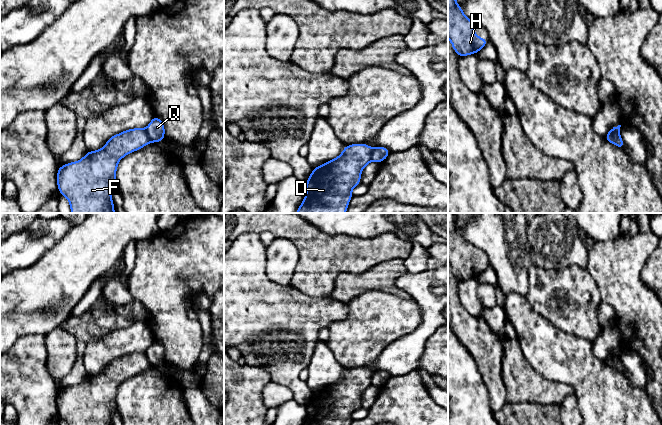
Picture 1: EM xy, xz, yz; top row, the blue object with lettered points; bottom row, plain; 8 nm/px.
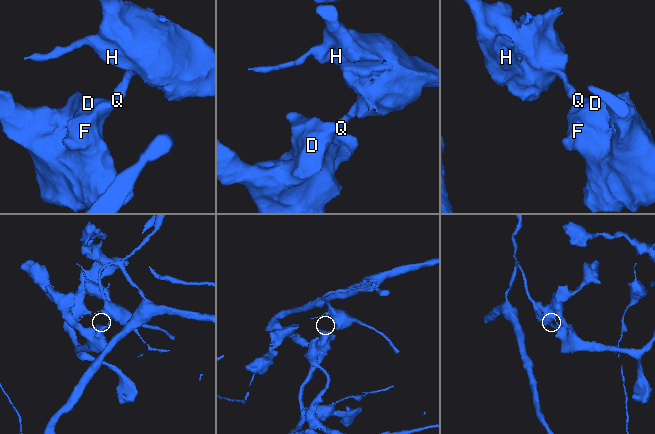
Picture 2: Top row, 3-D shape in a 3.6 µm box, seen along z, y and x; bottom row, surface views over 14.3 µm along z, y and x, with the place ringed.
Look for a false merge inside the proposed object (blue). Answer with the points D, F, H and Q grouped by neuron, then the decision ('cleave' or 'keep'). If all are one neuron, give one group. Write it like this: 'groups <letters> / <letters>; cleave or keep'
groups D F / H Q; cleave

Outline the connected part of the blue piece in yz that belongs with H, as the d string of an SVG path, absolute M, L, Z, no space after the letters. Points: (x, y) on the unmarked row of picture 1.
M448 213L448 262L459 281L477 278L488 267L487 262L479 262L473 255L474 246L464 239L456 226L455 213Z

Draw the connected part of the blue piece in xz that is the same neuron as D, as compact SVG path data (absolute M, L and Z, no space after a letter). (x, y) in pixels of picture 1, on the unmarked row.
M365 367L346 369L341 379L318 391L313 391L306 406L303 425L350 425L352 413L361 408L361 397L371 384L373 372Z

